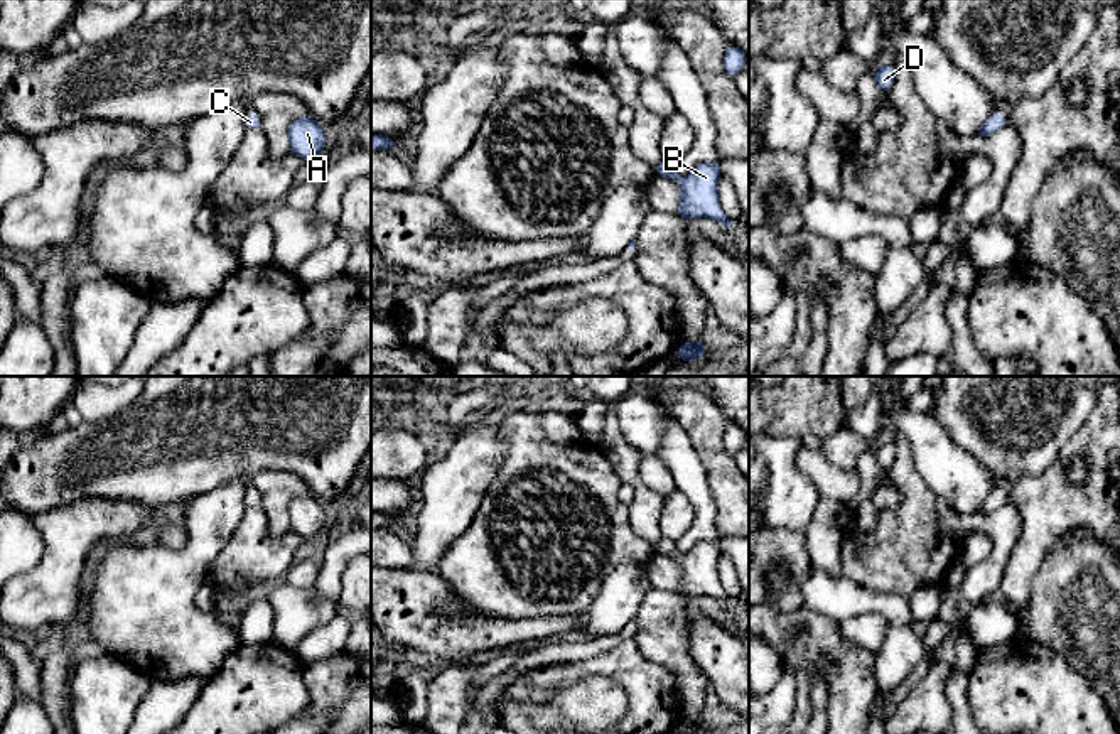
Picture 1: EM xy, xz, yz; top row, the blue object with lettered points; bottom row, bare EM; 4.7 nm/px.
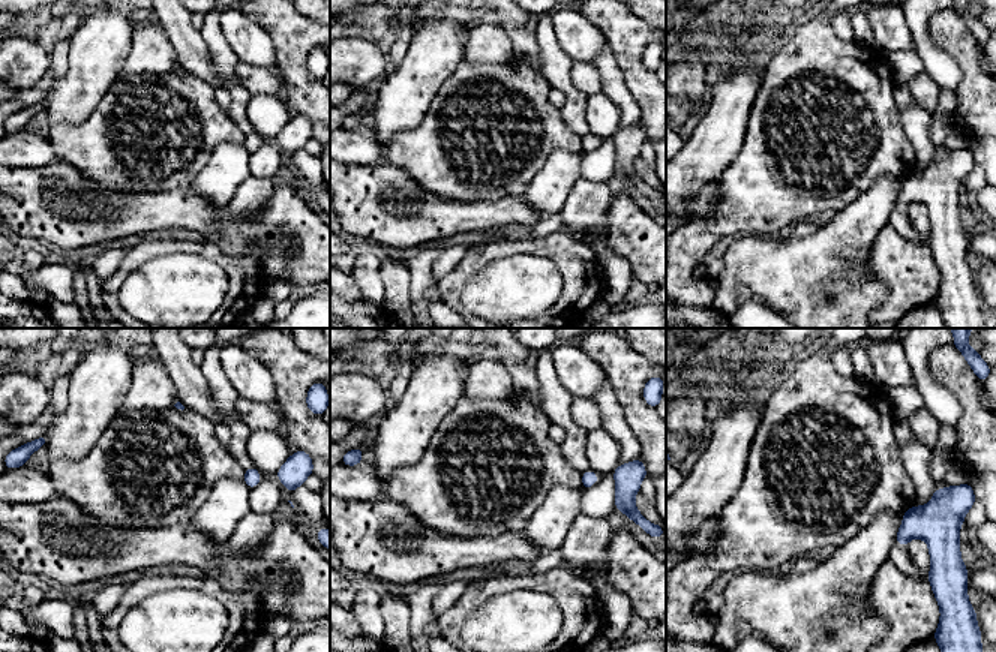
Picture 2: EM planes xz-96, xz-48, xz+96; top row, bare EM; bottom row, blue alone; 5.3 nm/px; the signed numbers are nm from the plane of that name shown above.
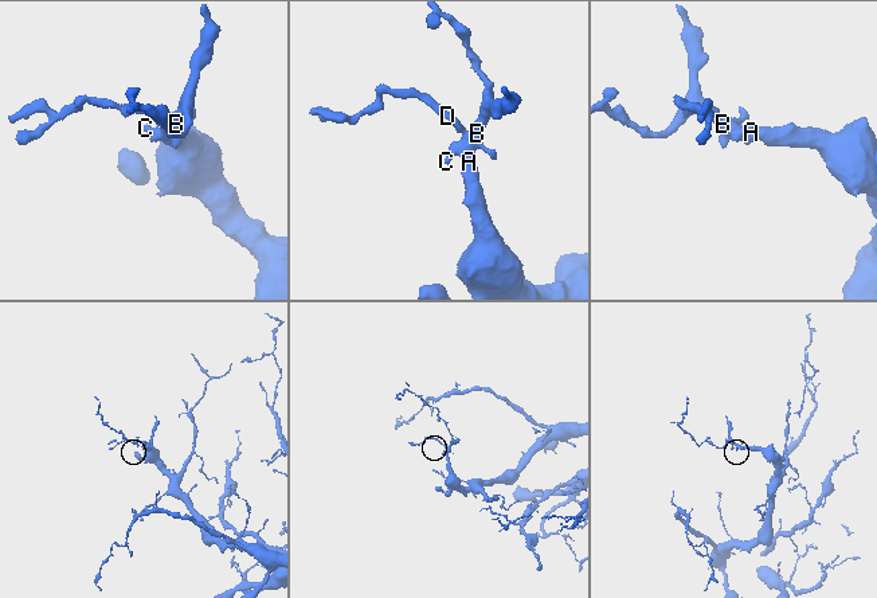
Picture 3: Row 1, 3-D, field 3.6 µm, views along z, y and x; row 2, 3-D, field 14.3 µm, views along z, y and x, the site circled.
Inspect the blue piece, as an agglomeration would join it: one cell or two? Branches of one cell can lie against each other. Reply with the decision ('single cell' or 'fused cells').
single cell

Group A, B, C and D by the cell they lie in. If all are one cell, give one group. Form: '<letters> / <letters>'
A B C D

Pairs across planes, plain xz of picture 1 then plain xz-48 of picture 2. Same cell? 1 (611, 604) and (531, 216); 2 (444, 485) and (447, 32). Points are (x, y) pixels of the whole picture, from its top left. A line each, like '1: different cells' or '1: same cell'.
1: different cells
2: same cell

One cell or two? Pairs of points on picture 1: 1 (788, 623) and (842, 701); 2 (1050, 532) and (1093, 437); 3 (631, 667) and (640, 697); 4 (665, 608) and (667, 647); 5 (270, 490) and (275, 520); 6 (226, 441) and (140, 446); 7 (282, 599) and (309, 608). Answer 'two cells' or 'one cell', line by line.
1: one cell
2: one cell
3: one cell
4: one cell
5: one cell
6: one cell
7: one cell

